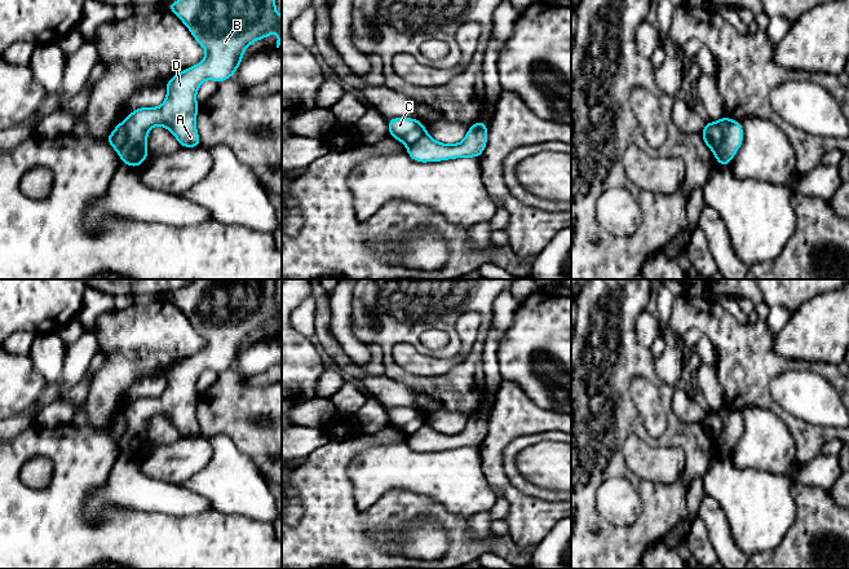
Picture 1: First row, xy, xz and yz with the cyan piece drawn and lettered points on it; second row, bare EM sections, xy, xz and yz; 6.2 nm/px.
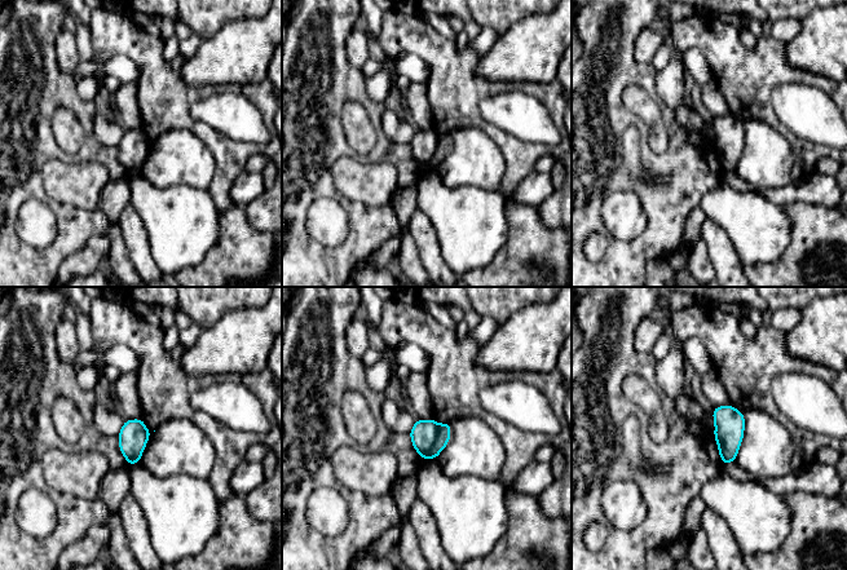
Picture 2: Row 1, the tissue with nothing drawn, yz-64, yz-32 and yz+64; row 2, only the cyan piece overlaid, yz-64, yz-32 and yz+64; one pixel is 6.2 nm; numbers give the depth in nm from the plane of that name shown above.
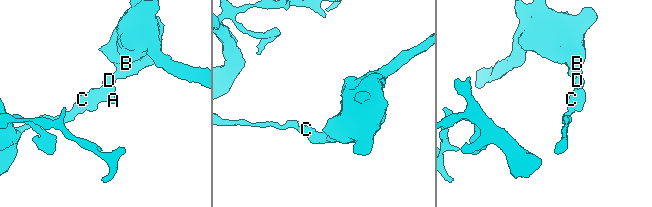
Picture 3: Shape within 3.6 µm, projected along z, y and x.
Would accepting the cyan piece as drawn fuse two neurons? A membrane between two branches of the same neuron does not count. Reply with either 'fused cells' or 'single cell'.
fused cells

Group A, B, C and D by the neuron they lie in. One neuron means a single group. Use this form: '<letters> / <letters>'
A B D / C

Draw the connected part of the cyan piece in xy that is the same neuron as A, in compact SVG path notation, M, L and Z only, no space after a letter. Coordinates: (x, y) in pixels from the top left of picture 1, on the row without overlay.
M193 279L182 288L171 292L167 297L183 312L199 335L205 339L207 345L198 354L180 361L171 370L165 371L167 388L162 396L138 397L124 407L125 431L120 437L119 446L121 453L136 458L138 458L149 445L147 423L155 415L165 416L182 437L200 436L195 416L199 397L195 385L200 374L207 369L220 372L231 367L243 350L242 345L244 339L258 328L266 328L274 321L279 323L277 338L282 334L282 306L275 299L275 279Z

